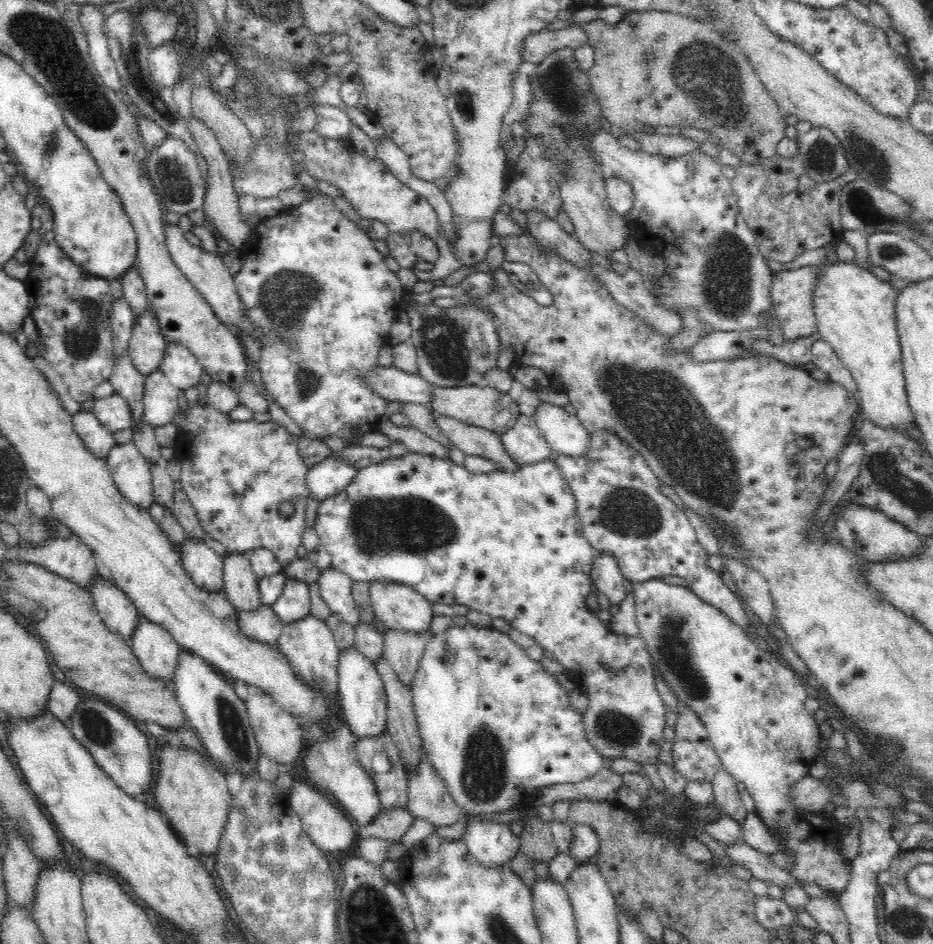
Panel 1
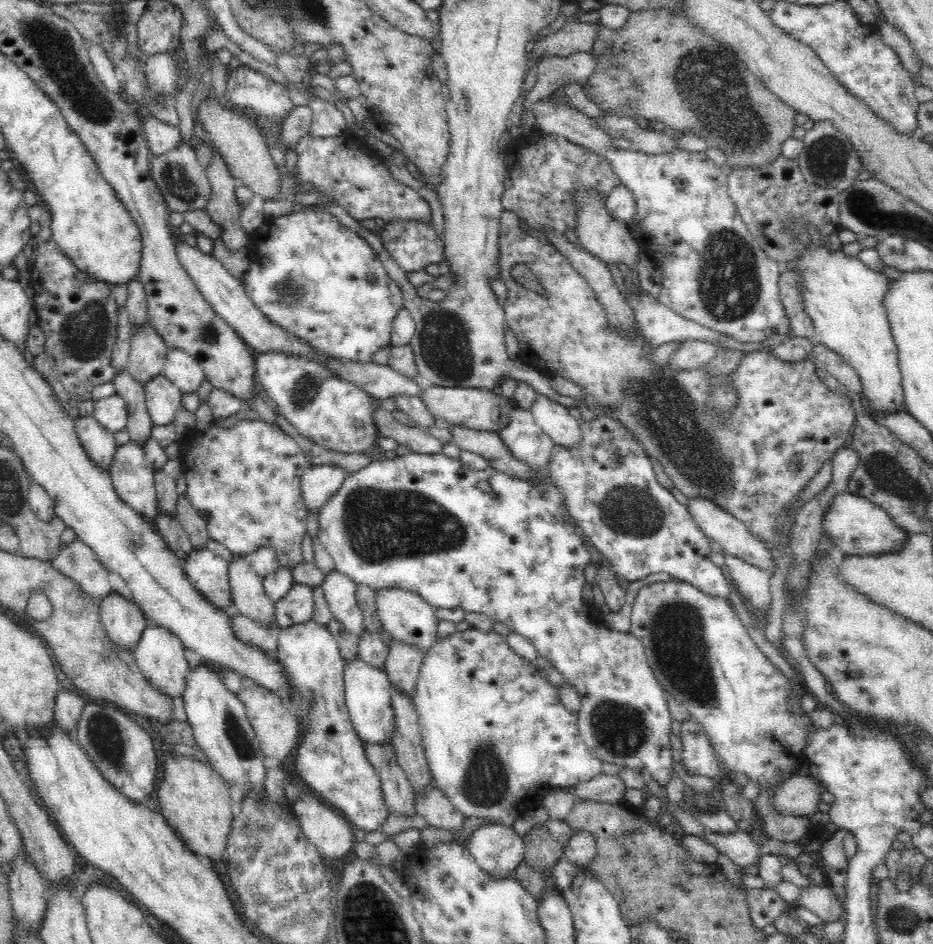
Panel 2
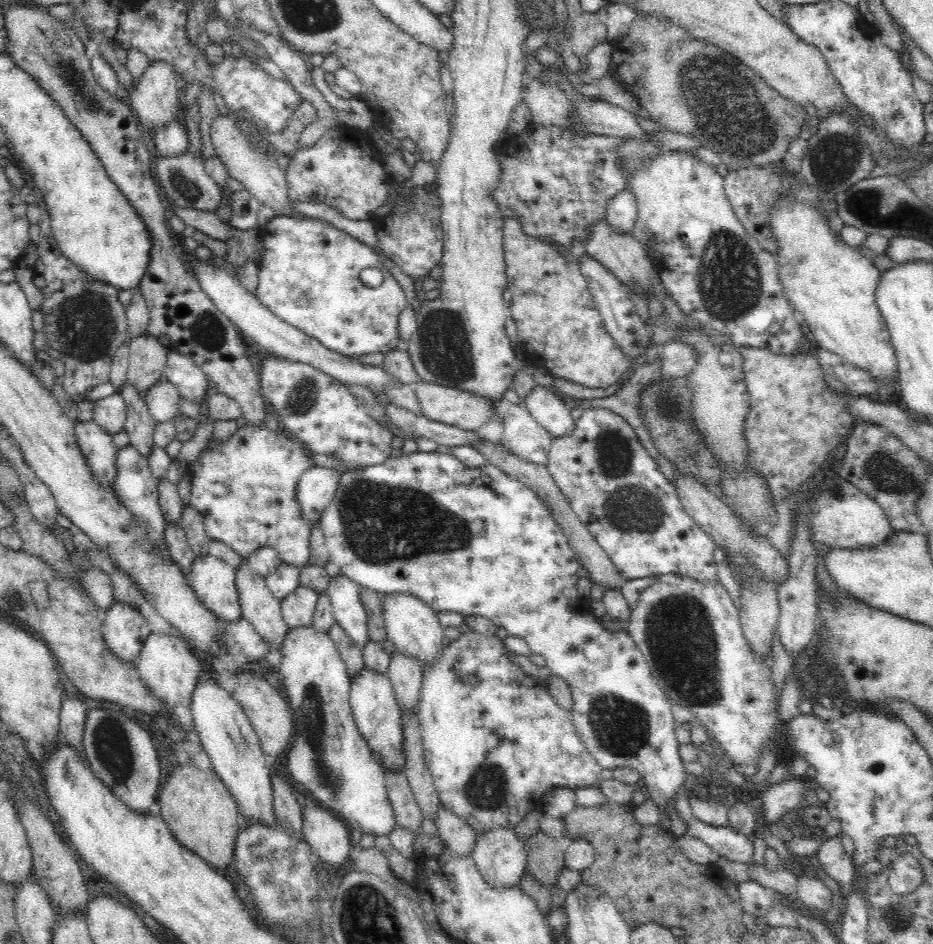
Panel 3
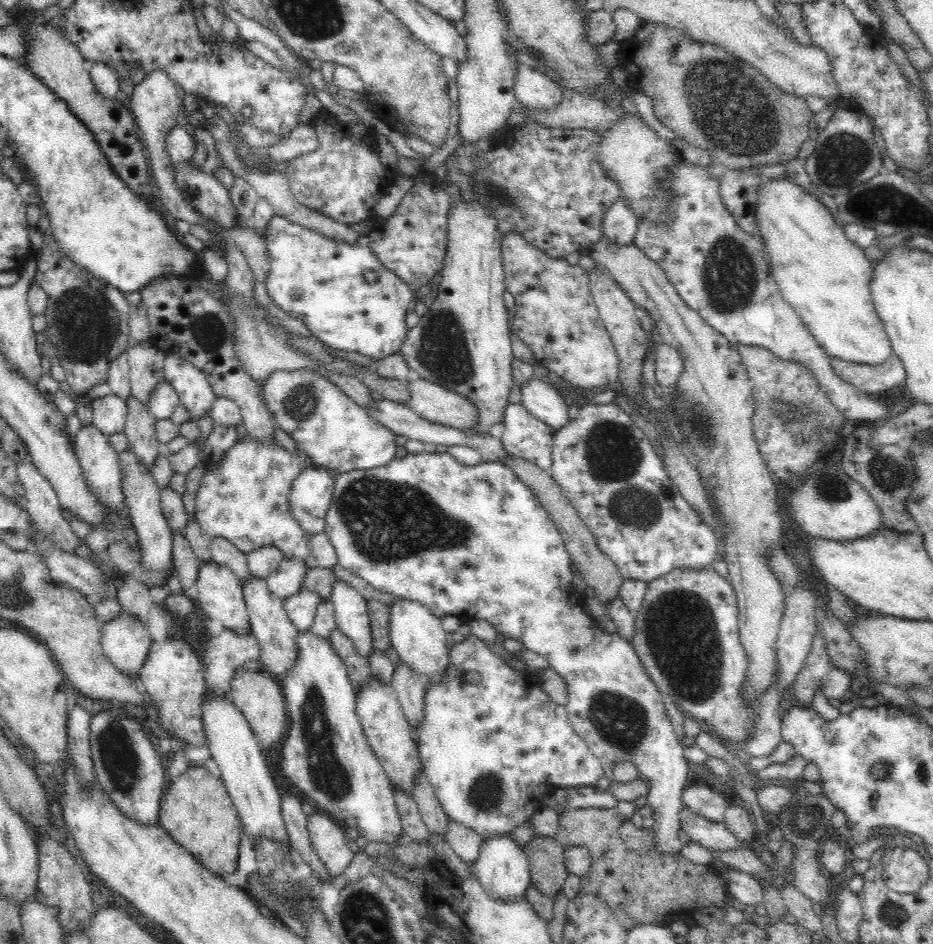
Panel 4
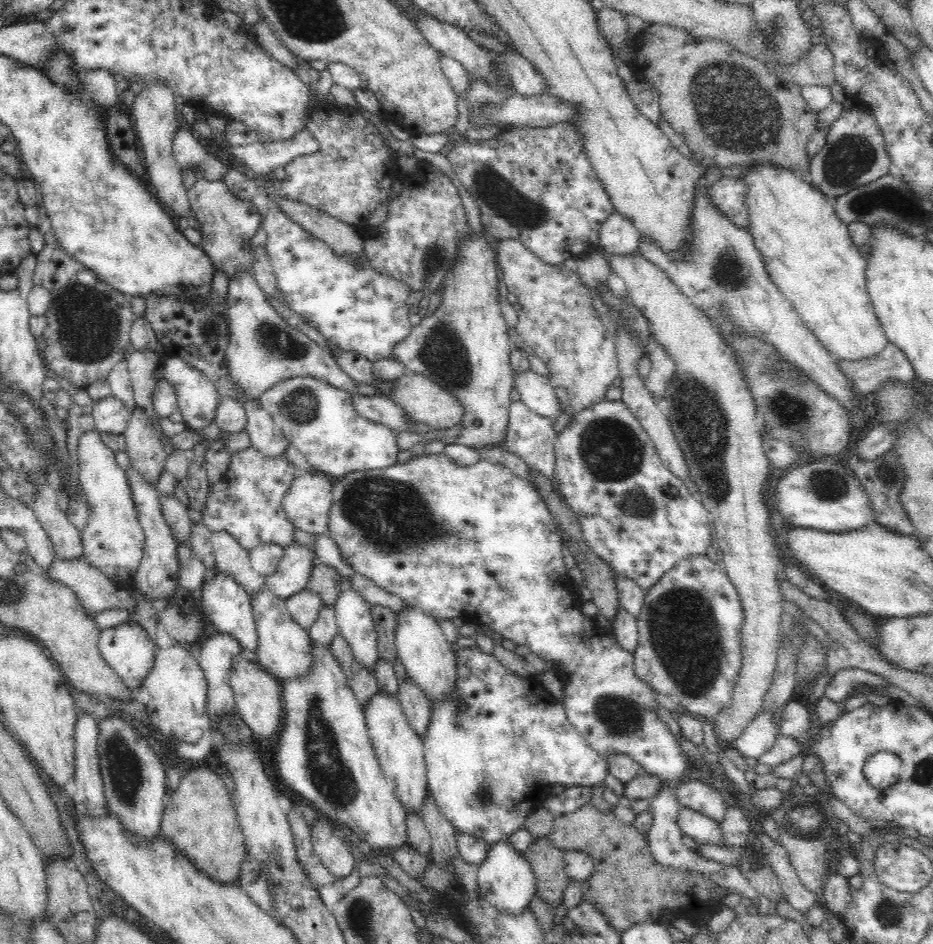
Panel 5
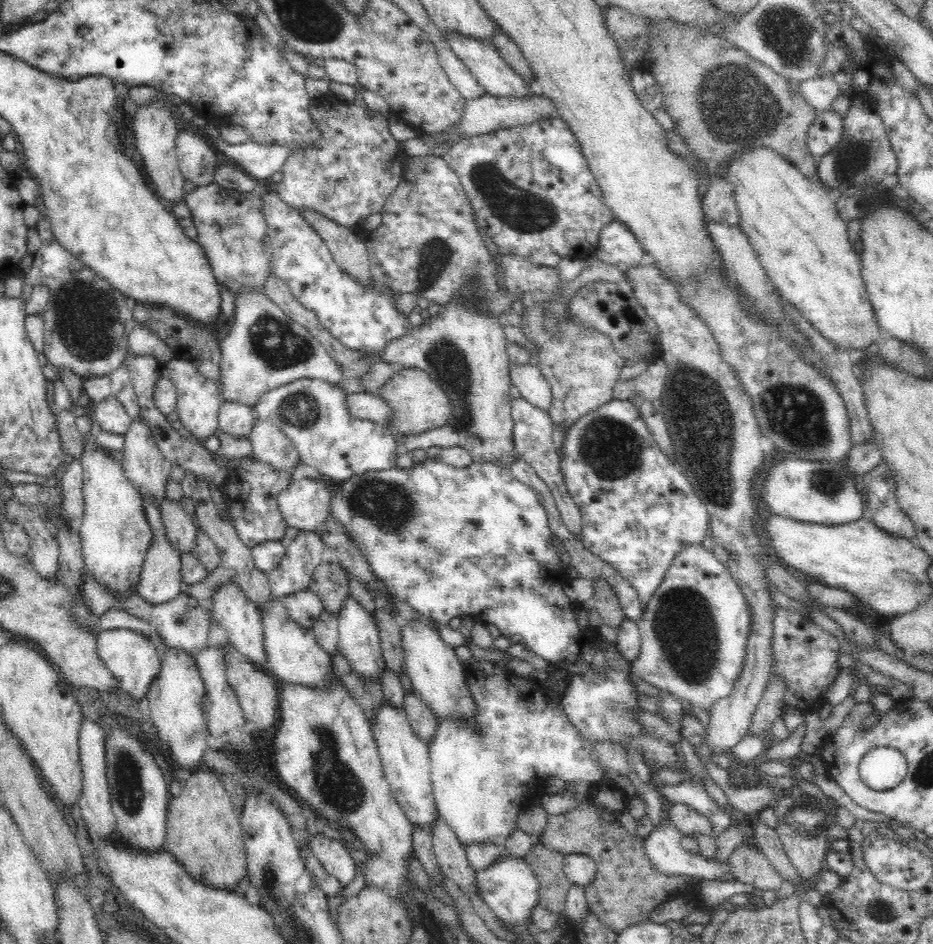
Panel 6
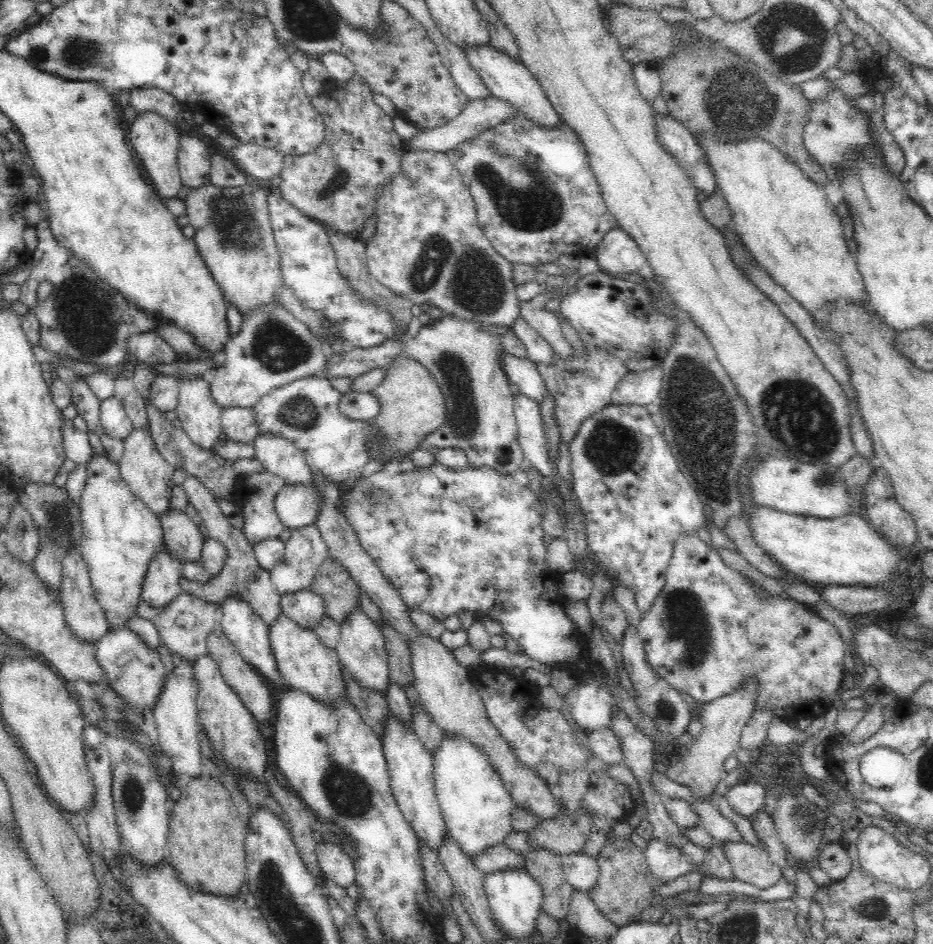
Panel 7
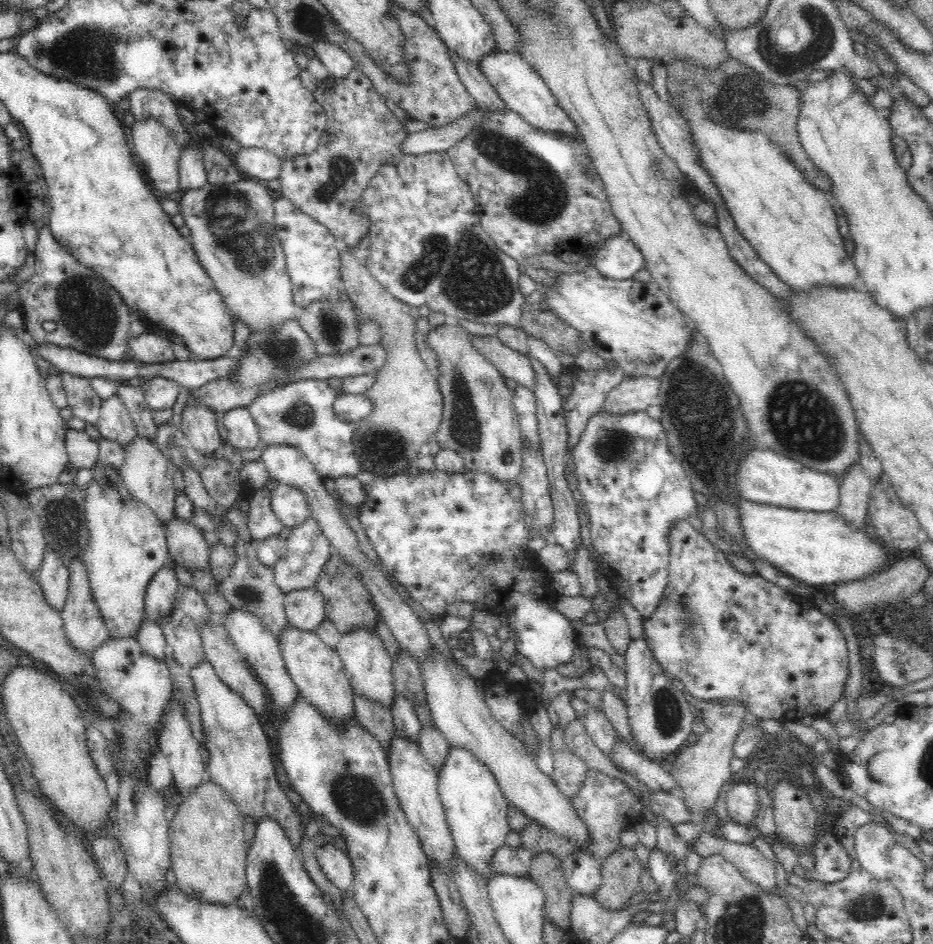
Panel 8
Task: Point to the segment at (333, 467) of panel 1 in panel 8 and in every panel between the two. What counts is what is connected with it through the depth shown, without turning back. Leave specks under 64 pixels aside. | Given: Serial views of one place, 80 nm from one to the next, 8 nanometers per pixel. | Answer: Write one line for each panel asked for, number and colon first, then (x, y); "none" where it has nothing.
2: (320, 482)
3: (316, 487)
4: (311, 495)
5: (307, 503)
6: (305, 503)
7: (298, 505)
8: (290, 505)

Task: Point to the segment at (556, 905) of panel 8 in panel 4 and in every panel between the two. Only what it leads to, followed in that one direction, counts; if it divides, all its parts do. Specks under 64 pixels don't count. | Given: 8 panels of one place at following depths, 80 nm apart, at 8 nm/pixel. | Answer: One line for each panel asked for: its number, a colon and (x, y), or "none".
4: (546, 856)
5: (547, 862)
6: (547, 864)
7: (545, 866)

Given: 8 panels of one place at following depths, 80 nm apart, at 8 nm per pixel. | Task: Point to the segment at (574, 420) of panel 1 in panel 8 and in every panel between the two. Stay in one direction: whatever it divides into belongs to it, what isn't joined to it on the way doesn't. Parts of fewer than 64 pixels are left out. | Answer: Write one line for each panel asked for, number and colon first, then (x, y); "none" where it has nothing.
2: (552, 418)
3: (551, 413)
4: (542, 401)
5: (536, 392)
6: (533, 386)
7: (523, 372)
8: (511, 364)

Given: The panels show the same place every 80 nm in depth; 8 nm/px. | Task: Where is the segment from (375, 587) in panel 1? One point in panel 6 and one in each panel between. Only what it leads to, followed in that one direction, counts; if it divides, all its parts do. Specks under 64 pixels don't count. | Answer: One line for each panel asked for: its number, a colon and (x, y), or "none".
2: (405, 615)
3: (412, 625)
4: (417, 635)
5: (421, 645)
6: (436, 673)

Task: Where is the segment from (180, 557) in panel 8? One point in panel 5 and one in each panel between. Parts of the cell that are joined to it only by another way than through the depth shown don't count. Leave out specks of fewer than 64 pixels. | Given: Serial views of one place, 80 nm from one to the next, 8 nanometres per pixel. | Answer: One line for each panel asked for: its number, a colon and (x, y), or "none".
5: (174, 512)
6: (181, 532)
7: (181, 535)

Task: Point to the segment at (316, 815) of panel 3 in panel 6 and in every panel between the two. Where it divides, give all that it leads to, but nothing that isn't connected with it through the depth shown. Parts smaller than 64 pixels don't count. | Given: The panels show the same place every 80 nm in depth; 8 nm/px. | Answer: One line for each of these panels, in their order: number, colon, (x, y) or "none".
4: (327, 838)
5: (338, 856)
6: (334, 855)

